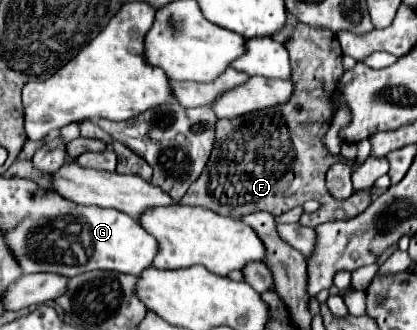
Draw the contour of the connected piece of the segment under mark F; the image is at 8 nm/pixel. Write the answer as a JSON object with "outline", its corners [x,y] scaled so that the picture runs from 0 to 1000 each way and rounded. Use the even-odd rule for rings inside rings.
{"outline":[[[717,73],[683,127],[683,145],[703,206],[698,248],[703,267],[712,267],[712,279],[703,279],[703,303],[688,303],[664,327],[640,327],[635,339],[597,339],[588,352],[520,364],[501,497],[492,497],[492,521],[482,521],[482,533],[453,564],[434,618],[501,630],[530,655],[573,667],[578,655],[621,636],[669,655],[755,600],[775,612],[770,636],[727,648],[717,667],[717,679],[741,691],[789,667],[837,667],[890,618],[885,576],[856,582],[832,606],[803,606],[779,570],[784,509],[803,497],[803,485],[837,497],[837,485],[823,473],[794,473],[770,436],[770,418],[789,394],[789,370],[803,339],[794,279],[803,242],[818,236],[818,218],[827,218],[818,194],[823,158],[808,109],[789,91],[751,91]]]}

